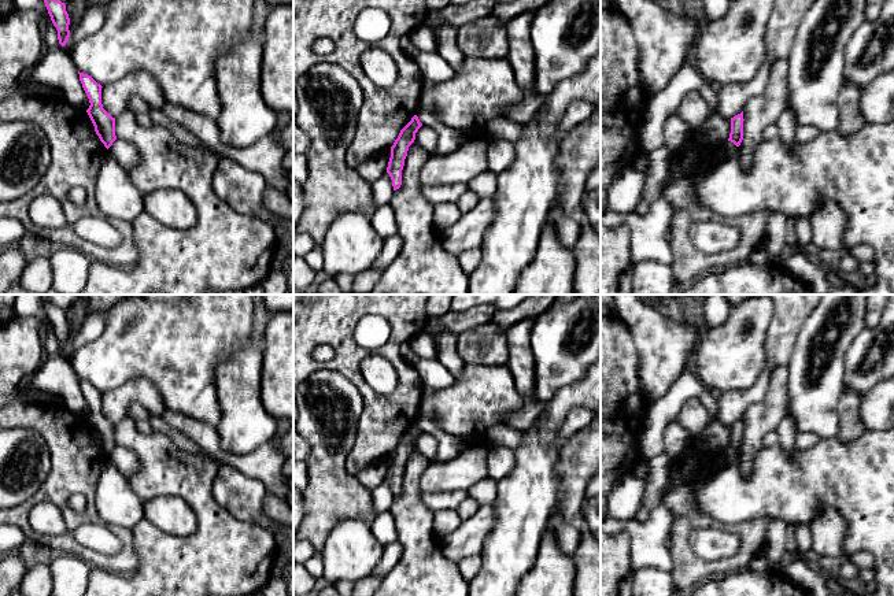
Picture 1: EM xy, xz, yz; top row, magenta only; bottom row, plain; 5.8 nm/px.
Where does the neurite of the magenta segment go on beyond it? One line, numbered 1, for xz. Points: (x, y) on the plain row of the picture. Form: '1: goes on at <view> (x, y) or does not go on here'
1: does not go on here

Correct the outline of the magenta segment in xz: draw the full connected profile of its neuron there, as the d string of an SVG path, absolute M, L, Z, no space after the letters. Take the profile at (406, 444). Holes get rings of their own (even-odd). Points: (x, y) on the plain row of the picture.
M414 422L411 427L400 437L398 445L391 454L391 464L388 469L387 480L392 486L394 497L399 496L402 492L402 477L404 473L404 466L407 463L409 454L415 447L415 440L422 433L418 423Z

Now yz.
M743 418L731 425L731 440L728 448L734 449L736 454L739 454L743 447L743 427Z

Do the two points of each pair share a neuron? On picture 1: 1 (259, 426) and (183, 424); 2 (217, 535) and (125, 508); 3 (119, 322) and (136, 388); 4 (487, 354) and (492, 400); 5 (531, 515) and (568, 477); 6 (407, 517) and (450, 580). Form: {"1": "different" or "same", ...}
{"1": "different", "2": "different", "3": "different", "4": "different", "5": "different", "6": "same"}

